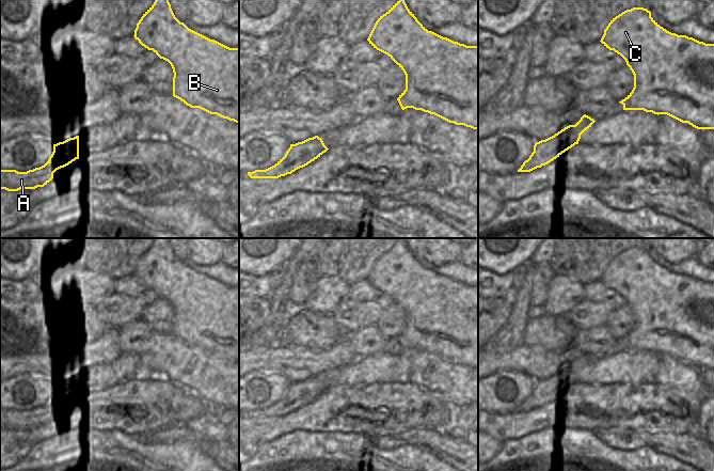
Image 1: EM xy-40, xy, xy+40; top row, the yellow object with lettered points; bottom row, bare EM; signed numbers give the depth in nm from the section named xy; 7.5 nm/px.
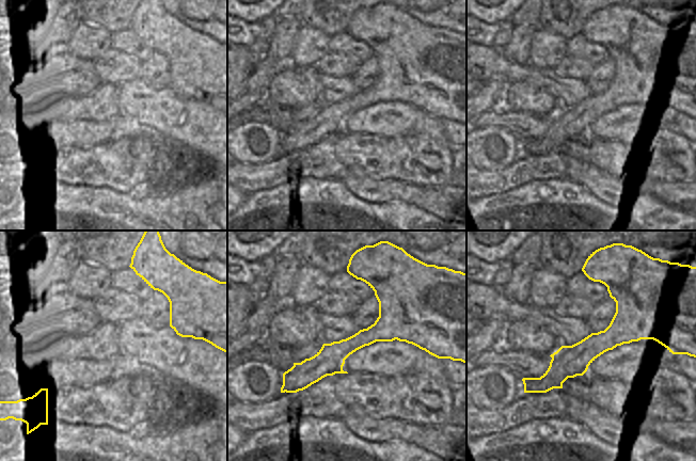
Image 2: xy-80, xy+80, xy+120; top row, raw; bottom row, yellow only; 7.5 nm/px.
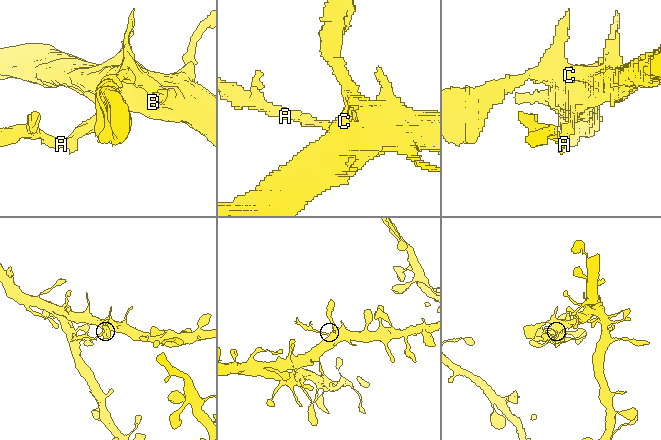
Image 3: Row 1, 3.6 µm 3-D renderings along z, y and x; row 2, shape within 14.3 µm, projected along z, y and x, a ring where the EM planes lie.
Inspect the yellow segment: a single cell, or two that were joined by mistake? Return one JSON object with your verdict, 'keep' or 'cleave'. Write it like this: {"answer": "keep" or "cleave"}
{"answer": "cleave"}

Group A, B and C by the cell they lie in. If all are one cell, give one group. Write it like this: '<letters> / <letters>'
A / B C

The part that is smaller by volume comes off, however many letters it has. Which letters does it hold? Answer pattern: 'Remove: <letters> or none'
Remove: A

